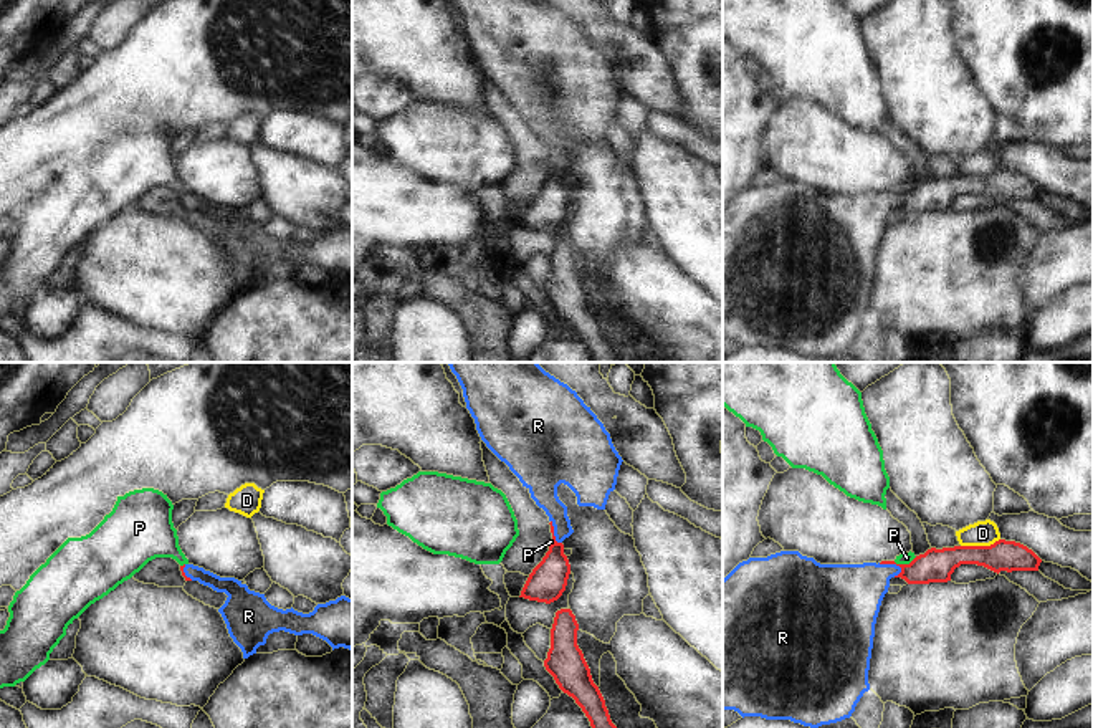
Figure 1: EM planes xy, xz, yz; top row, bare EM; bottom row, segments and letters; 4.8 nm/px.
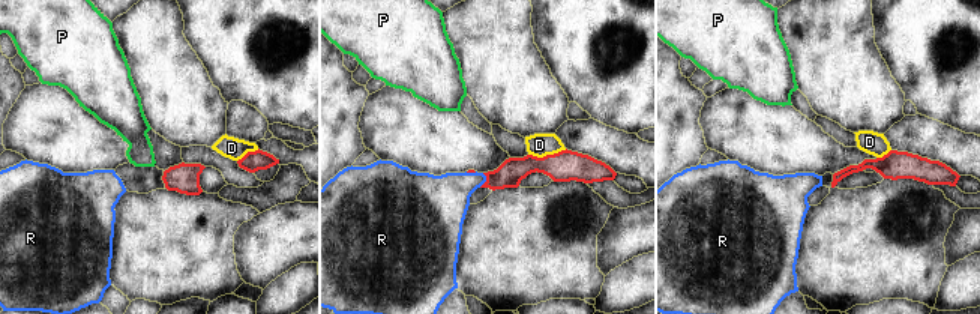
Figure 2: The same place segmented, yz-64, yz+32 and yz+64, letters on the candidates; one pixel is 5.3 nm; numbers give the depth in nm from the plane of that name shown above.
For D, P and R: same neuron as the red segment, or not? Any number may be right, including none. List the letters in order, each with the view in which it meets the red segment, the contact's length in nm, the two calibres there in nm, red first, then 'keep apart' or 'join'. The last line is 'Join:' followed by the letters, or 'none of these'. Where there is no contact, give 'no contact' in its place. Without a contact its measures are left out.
D: contact in yz; length 200 nm; calibres 160 and 130 nm; keep apart
P: contact in yz; length 120 nm; calibres 160 and 60 nm; keep apart
R: contact in yz; length 130 nm; calibres 160 and 300 nm; join
Join: R

